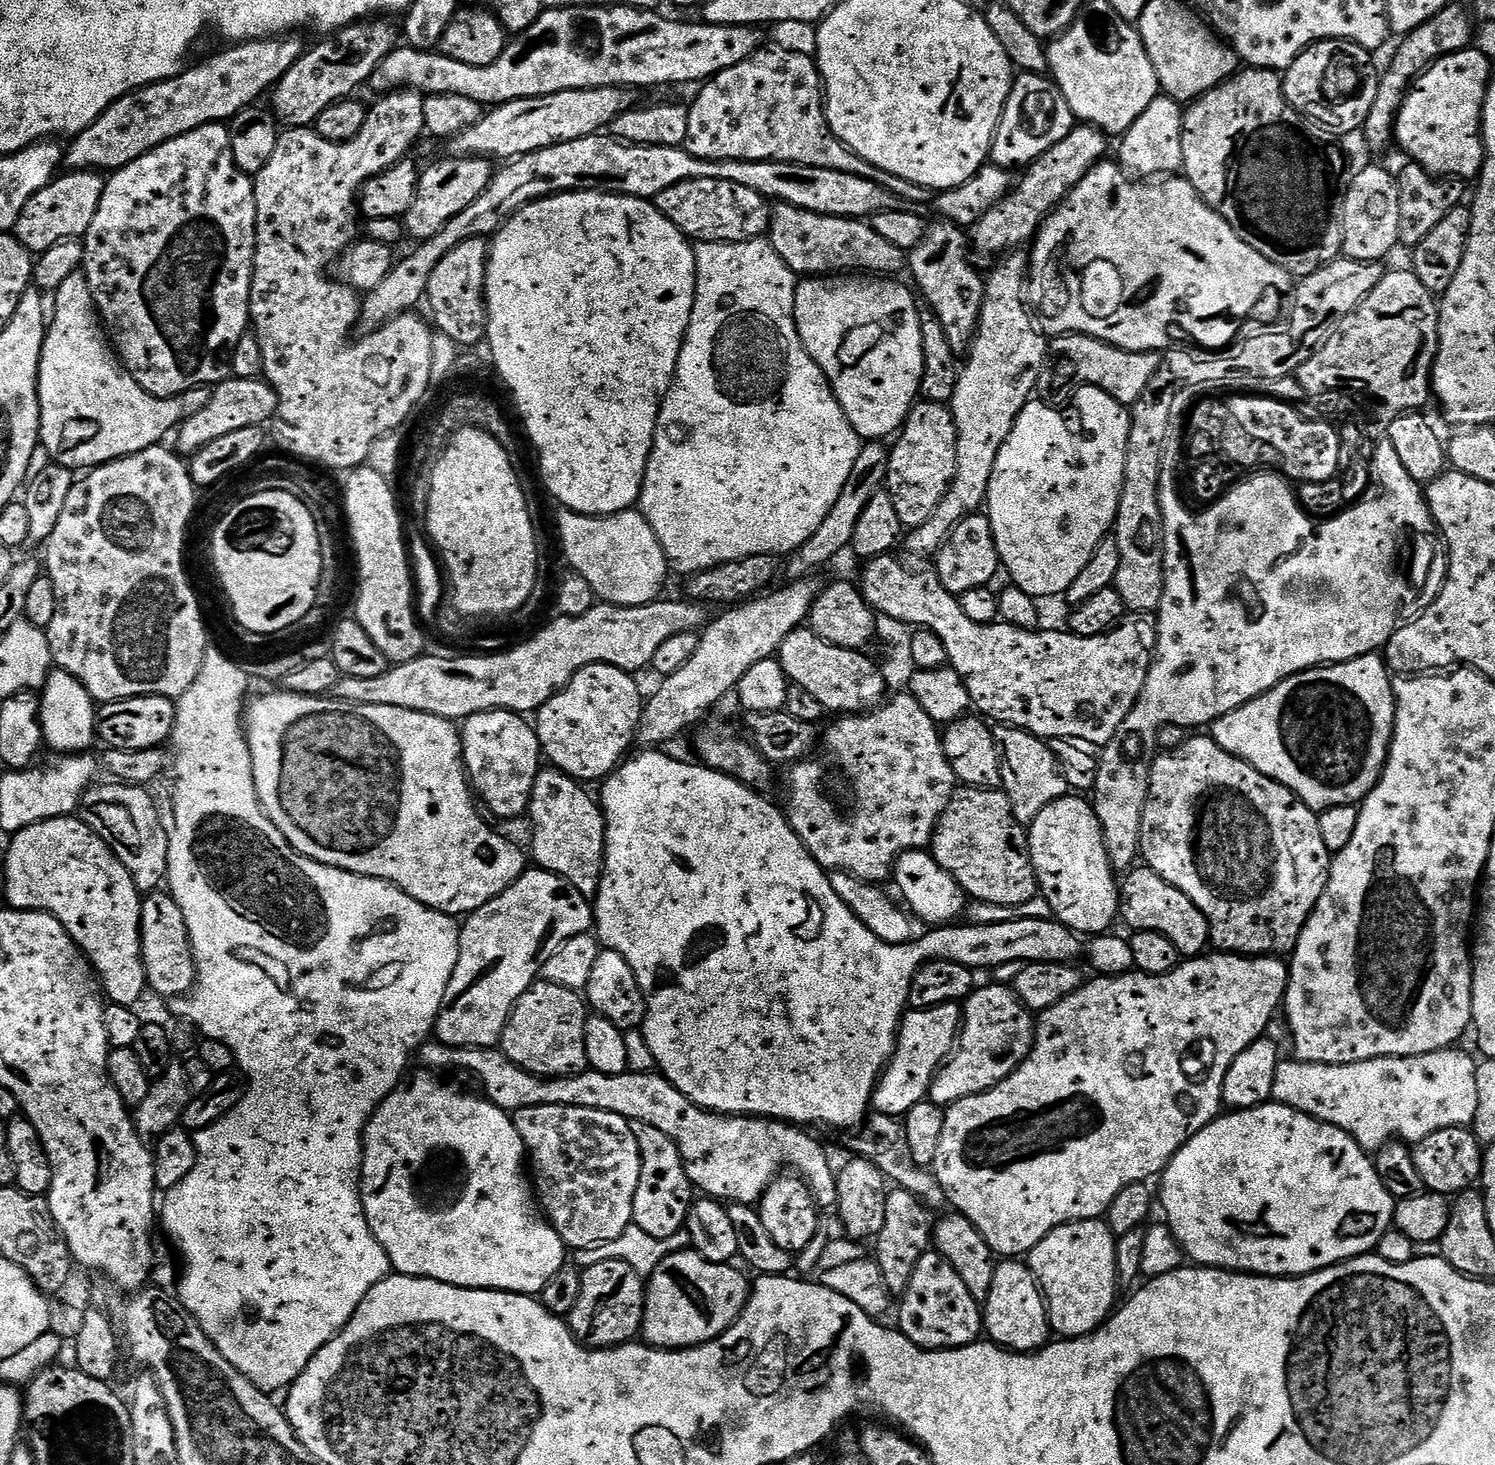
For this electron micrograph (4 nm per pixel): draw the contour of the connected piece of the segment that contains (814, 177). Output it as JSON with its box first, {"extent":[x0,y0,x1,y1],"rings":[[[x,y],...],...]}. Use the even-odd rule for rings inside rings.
{"extent":[359,134,906,334],"rings":[[[611,134],[574,138],[574,142],[546,146],[497,167],[486,190],[482,190],[482,194],[478,194],[478,198],[474,198],[474,202],[470,202],[462,214],[454,214],[454,218],[450,218],[450,222],[446,222],[446,226],[442,226],[434,238],[419,241],[415,245],[416,249],[405,260],[397,259],[390,274],[386,274],[386,278],[382,278],[382,282],[363,297],[359,331],[364,334],[377,332],[396,316],[413,311],[417,307],[415,304],[427,297],[434,266],[438,266],[438,262],[442,262],[442,258],[446,258],[454,246],[467,240],[495,236],[519,208],[530,202],[557,196],[560,192],[615,192],[617,196],[637,196],[640,192],[648,192],[655,198],[662,194],[662,190],[678,186],[678,182],[698,178],[738,182],[738,186],[750,186],[750,190],[781,204],[840,219],[867,221],[880,212],[905,211],[906,208],[903,196],[894,195],[872,177],[842,170],[773,160],[703,160],[694,158],[694,154],[682,146],[623,144]]]}

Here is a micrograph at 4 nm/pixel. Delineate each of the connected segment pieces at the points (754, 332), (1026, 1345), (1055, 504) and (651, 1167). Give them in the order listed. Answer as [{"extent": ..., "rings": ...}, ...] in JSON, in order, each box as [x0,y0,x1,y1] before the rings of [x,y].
[{"extent":[638,238,862,578],"rings":[[[761,238],[758,240],[738,242],[737,244],[697,243],[694,251],[696,254],[696,301],[694,302],[694,310],[690,314],[690,326],[684,335],[684,345],[680,351],[678,366],[676,367],[676,379],[672,381],[670,390],[666,394],[666,398],[660,407],[660,417],[656,423],[656,437],[652,443],[652,453],[648,459],[646,474],[644,475],[642,490],[640,491],[640,498],[638,501],[638,511],[641,516],[648,519],[649,526],[654,530],[654,534],[658,538],[658,542],[664,551],[664,556],[668,559],[669,569],[671,569],[673,573],[681,572],[681,577],[684,578],[693,576],[695,572],[701,572],[707,568],[713,568],[719,564],[725,564],[731,560],[746,558],[754,554],[781,554],[780,552],[788,552],[787,554],[795,553],[796,549],[802,547],[802,545],[812,537],[814,530],[818,530],[818,526],[822,526],[822,518],[826,518],[826,514],[830,514],[830,506],[834,506],[834,502],[838,502],[838,494],[842,494],[842,486],[846,486],[846,478],[850,478],[850,470],[854,470],[854,462],[858,462],[858,454],[862,447],[861,438],[854,430],[854,426],[850,426],[850,422],[846,418],[846,414],[842,410],[842,406],[838,402],[838,398],[834,394],[834,390],[830,386],[826,374],[816,365],[814,358],[810,358],[810,354],[806,354],[806,350],[798,338],[796,319],[794,318],[794,298],[796,297],[798,276],[788,268],[786,262],[775,252],[769,241]]]},{"extent":[982,1258,1049,1352],"rings":[[[1004,1258],[997,1263],[990,1294],[982,1301],[982,1328],[991,1343],[1010,1352],[1037,1352],[1049,1343],[1048,1305],[1023,1259]]]},{"extent":[986,386,1132,598],"rings":[[[1084,386],[1079,391],[1080,432],[1072,432],[1067,418],[1058,409],[1051,408],[1048,404],[1028,403],[1022,410],[1022,414],[1018,414],[1018,418],[1014,422],[1014,430],[1010,430],[1010,438],[1006,438],[1002,450],[998,450],[998,458],[994,462],[994,470],[988,487],[986,515],[990,526],[994,530],[994,542],[998,546],[998,554],[1000,555],[1003,571],[1005,573],[1008,571],[1008,576],[1012,579],[1009,581],[1015,587],[1022,589],[1022,591],[1034,598],[1041,598],[1040,596],[1063,597],[1067,593],[1070,582],[1074,582],[1074,578],[1078,578],[1078,574],[1086,567],[1086,562],[1090,562],[1090,558],[1094,554],[1094,550],[1102,542],[1102,538],[1113,531],[1116,522],[1116,511],[1118,510],[1120,491],[1124,481],[1124,467],[1126,466],[1126,454],[1124,451],[1128,445],[1132,418],[1129,409],[1125,405],[1119,404],[1114,397],[1103,392],[1101,388]]]},{"extent":[632,1123,694,1238],"rings":[[[637,1123],[632,1124],[632,1129],[634,1138],[638,1138],[638,1150],[642,1158],[642,1174],[634,1194],[632,1219],[653,1238],[670,1238],[670,1234],[678,1234],[678,1230],[688,1223],[688,1211],[694,1203],[692,1183],[678,1154],[678,1146],[674,1146],[674,1142],[670,1142],[662,1130]]]}]

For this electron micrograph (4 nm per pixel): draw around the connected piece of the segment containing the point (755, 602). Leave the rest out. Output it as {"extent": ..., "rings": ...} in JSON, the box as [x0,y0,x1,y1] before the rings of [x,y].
{"extent":[639,578,822,746],"rings":[[[816,578],[793,579],[785,588],[765,591],[721,611],[724,613],[699,633],[698,650],[694,650],[690,662],[686,662],[682,670],[674,670],[674,674],[663,677],[659,681],[660,689],[649,700],[647,697],[640,714],[639,743],[664,746],[691,724],[699,725],[705,719],[704,712],[710,711],[727,692],[729,695],[750,666],[773,659],[787,636],[807,621],[822,587],[821,581],[812,579]]]}

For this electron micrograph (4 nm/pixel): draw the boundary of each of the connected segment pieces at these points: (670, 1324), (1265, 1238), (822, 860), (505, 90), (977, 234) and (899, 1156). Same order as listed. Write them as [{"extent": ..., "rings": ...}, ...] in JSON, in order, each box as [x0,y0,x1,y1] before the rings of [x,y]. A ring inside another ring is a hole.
[{"extent":[642,1250,750,1348],"rings":[[[685,1250],[670,1254],[647,1277],[644,1293],[644,1326],[642,1336],[653,1348],[695,1348],[707,1340],[715,1340],[723,1334],[744,1312],[750,1291],[750,1280],[732,1269],[731,1263],[715,1264],[703,1260],[699,1252]]]},{"extent":[1158,1102,1396,1276],"rings":[[[1275,1102],[1260,1104],[1257,1108],[1228,1110],[1211,1120],[1205,1128],[1198,1130],[1198,1134],[1194,1134],[1194,1138],[1179,1148],[1164,1168],[1158,1183],[1158,1204],[1164,1207],[1163,1219],[1179,1244],[1181,1253],[1187,1259],[1189,1256],[1193,1265],[1226,1268],[1230,1272],[1249,1272],[1252,1276],[1308,1276],[1312,1272],[1320,1272],[1324,1268],[1333,1268],[1336,1264],[1352,1260],[1355,1256],[1367,1256],[1393,1227],[1392,1211],[1396,1208],[1396,1200],[1386,1190],[1382,1178],[1378,1178],[1373,1157],[1360,1147],[1357,1140],[1340,1128]]]},{"extent":[786,694,958,885],"rings":[[[903,694],[904,696],[896,696],[880,705],[879,708],[872,709],[871,712],[863,714],[844,714],[836,720],[828,728],[828,733],[823,733],[822,747],[807,760],[801,760],[799,764],[791,765],[788,776],[788,808],[786,807],[786,815],[788,824],[794,830],[794,834],[798,834],[798,838],[802,842],[802,846],[806,846],[806,850],[811,856],[825,868],[832,872],[845,872],[854,878],[864,880],[868,884],[879,885],[880,880],[888,880],[892,875],[892,868],[896,864],[896,859],[912,848],[927,849],[932,842],[932,834],[936,829],[936,823],[940,820],[940,815],[944,813],[949,801],[952,800],[952,793],[958,787],[958,781],[954,770],[950,766],[950,762],[944,753],[944,742],[942,739],[941,729],[930,718],[930,714],[926,714],[926,710],[922,710],[922,706],[918,706],[916,699],[911,694]]]},{"extent":[370,2,762,106],"rings":[[[620,2],[613,8],[548,8],[525,32],[519,33],[504,45],[504,52],[490,62],[490,66],[466,66],[455,58],[444,56],[439,50],[421,50],[411,46],[397,46],[374,70],[370,88],[376,94],[397,90],[415,90],[421,94],[462,94],[474,102],[495,106],[522,98],[538,98],[558,94],[562,90],[587,88],[660,88],[663,84],[692,84],[712,79],[722,70],[750,58],[762,46],[761,29],[756,26],[714,26],[697,22],[683,24],[668,16],[659,16],[652,8],[630,8]]]},{"extent":[970,123,1109,256],"rings":[[[1081,123],[1073,127],[1062,142],[1050,146],[1046,154],[1042,154],[1031,164],[1027,165],[1024,177],[1015,181],[1008,197],[998,206],[986,210],[978,223],[970,229],[970,244],[984,256],[996,256],[1016,250],[1020,243],[1031,241],[1035,237],[1044,219],[1058,207],[1060,201],[1068,197],[1075,190],[1078,182],[1086,178],[1086,174],[1095,164],[1101,163],[1108,152],[1109,137],[1090,124]],[[1007,248],[1012,248],[1008,249]],[[999,252],[1004,252],[1000,253]]]},{"extent":[851,1112,945,1209],"rings":[[[872,1112],[865,1116],[864,1123],[851,1133],[852,1153],[856,1158],[863,1158],[874,1162],[878,1170],[882,1170],[884,1177],[895,1187],[904,1188],[924,1201],[929,1209],[945,1207],[944,1191],[935,1175],[928,1168],[919,1168],[910,1154],[910,1146],[906,1142],[906,1130],[897,1117],[887,1116],[881,1112]]]}]

